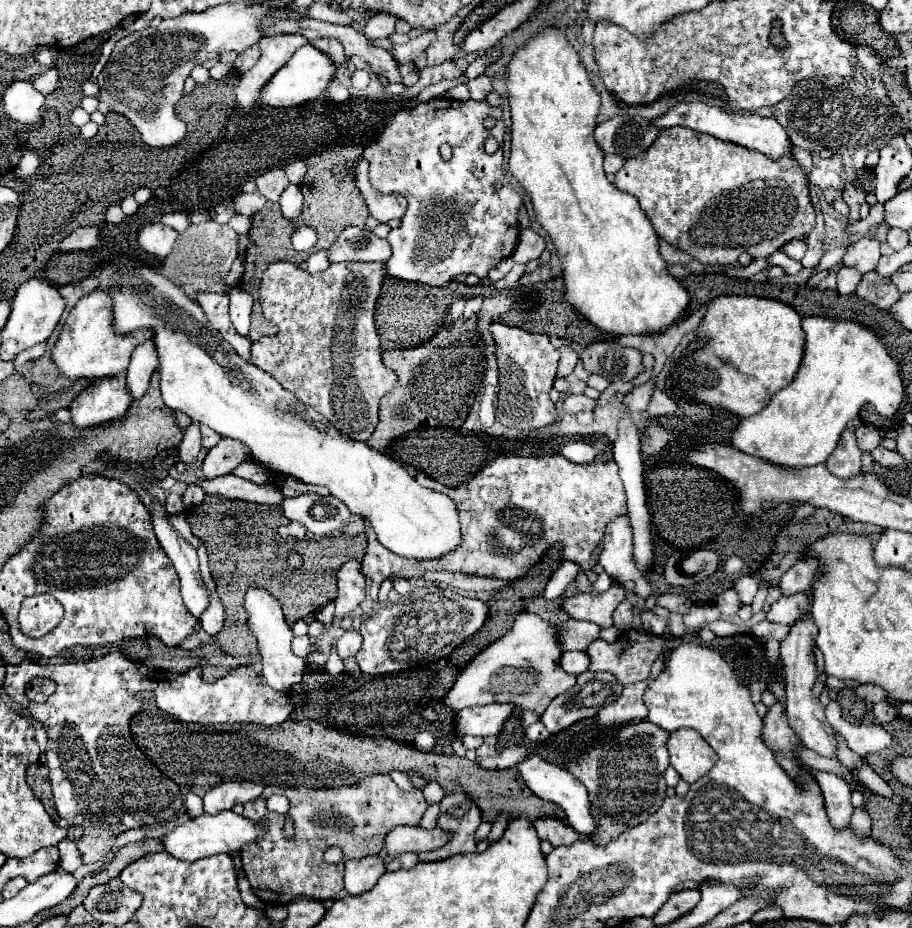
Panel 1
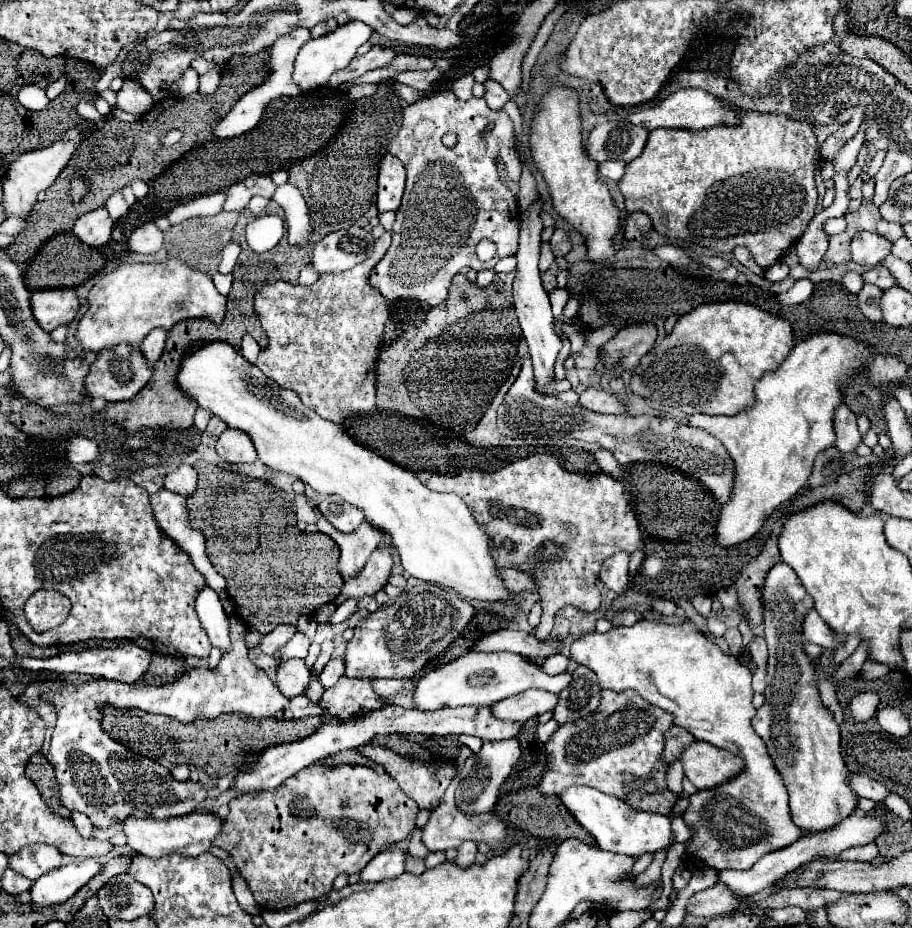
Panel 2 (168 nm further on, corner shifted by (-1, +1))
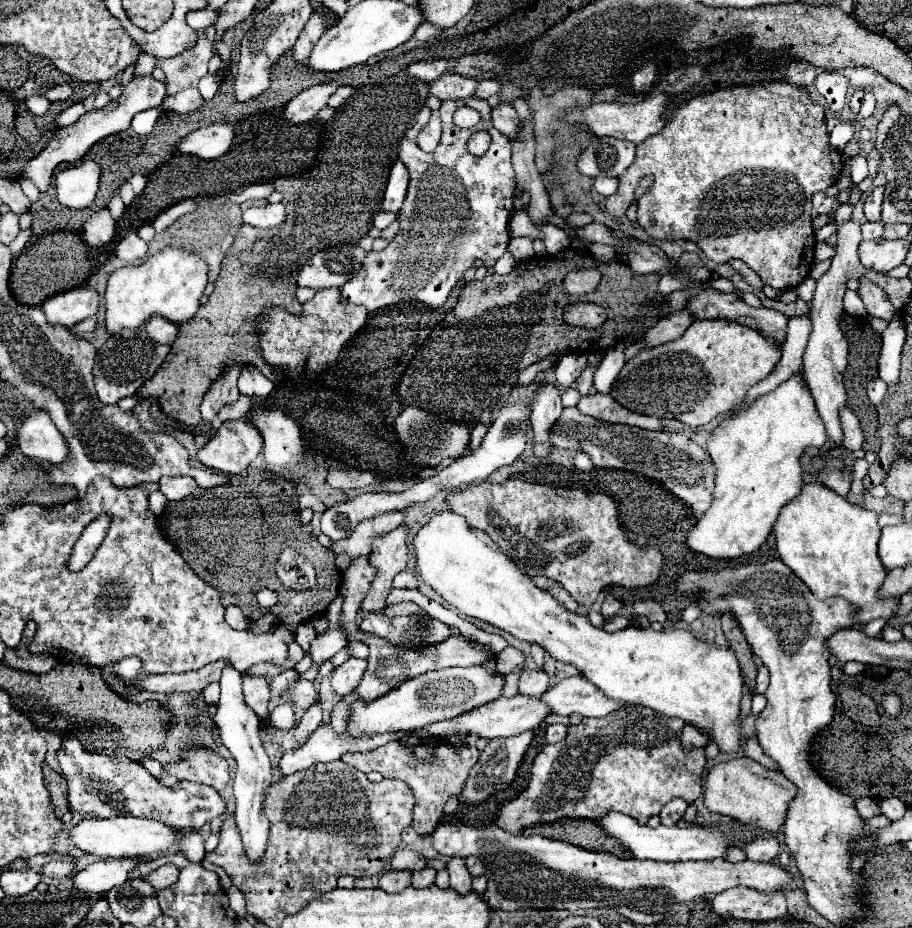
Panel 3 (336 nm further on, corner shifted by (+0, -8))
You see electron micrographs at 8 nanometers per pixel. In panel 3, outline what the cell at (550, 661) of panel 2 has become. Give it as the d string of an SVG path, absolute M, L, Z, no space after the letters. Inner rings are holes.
M526 668L520 676L520 694L524 696L540 696L548 690L550 676L544 670L530 670Z

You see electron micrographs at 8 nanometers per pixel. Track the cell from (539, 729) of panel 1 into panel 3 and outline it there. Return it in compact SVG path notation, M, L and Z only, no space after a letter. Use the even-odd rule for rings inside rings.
M552 724L552 726L548 726L546 728L546 742L560 742L560 740L564 740L564 736L566 736L566 726L564 724Z

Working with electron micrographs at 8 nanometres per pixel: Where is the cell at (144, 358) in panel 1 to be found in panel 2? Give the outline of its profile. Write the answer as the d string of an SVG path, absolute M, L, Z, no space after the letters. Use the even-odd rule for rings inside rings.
M157 327L153 329L141 343L141 351L145 353L145 359L149 363L149 367L153 367L157 363L157 359L161 357L163 353L163 347L165 347L165 339L167 339L167 331Z

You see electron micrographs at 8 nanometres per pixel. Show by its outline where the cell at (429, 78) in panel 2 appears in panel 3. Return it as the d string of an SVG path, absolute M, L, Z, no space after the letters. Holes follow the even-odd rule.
M446 70L436 82L428 84L428 90L432 96L436 96L440 100L468 98L476 90L476 80L464 78L460 74L452 74L452 70Z

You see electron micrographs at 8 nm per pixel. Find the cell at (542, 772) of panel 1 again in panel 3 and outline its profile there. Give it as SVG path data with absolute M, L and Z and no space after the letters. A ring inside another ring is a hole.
M606 812L598 820L594 820L600 830L604 830L606 836L620 842L634 858L640 860L662 860L662 862L676 862L676 860L712 860L722 858L728 846L734 846L734 842L720 830L720 828L650 828L646 824L636 822L636 818L622 814L622 812Z

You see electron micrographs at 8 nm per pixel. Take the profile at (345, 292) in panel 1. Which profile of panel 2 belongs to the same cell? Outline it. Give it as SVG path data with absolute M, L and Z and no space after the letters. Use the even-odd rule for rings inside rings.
M391 231L377 241L373 255L343 273L319 275L311 287L273 283L255 295L255 315L267 335L267 347L259 353L257 367L283 389L291 389L321 417L337 423L353 413L373 413L375 407L375 359L391 305L369 285L369 269L391 245Z

